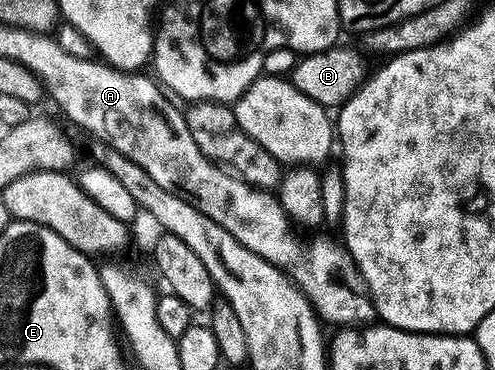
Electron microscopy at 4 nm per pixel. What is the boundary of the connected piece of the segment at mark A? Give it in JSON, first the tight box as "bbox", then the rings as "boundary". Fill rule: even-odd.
{"bbox":[28,38,375,325],"boundary":[[[53,38],[52,42],[46,43],[46,55],[30,55],[30,65],[28,69],[38,75],[38,78],[42,80],[42,84],[45,90],[54,98],[54,103],[75,123],[78,127],[83,127],[86,131],[94,131],[94,135],[107,147],[114,147],[124,157],[130,158],[132,162],[135,162],[140,168],[144,169],[144,172],[148,173],[148,176],[152,177],[153,181],[156,181],[158,185],[162,185],[164,189],[169,193],[176,194],[186,202],[190,202],[200,213],[204,213],[205,217],[210,217],[212,221],[216,221],[217,225],[223,226],[228,233],[236,237],[240,245],[246,246],[252,251],[252,253],[258,254],[265,261],[270,262],[276,266],[306,295],[307,301],[314,307],[314,311],[323,324],[338,323],[334,325],[366,325],[375,318],[374,302],[370,300],[370,294],[368,293],[368,285],[364,281],[364,277],[360,273],[360,269],[356,265],[356,261],[346,252],[345,246],[337,238],[325,239],[324,236],[318,235],[311,243],[302,243],[302,239],[298,235],[294,235],[295,228],[292,226],[292,220],[289,215],[286,214],[286,210],[283,209],[281,201],[279,201],[277,194],[273,190],[264,187],[254,187],[253,184],[241,179],[238,175],[235,175],[233,171],[217,164],[213,159],[209,159],[204,153],[200,151],[200,145],[196,145],[196,141],[192,137],[192,133],[188,133],[188,125],[186,124],[185,114],[181,110],[177,111],[176,108],[170,104],[171,96],[167,94],[165,90],[149,74],[146,73],[131,73],[128,71],[117,71],[114,67],[111,67],[109,63],[105,61],[99,61],[94,63],[93,58],[81,59],[75,55],[69,55],[64,53],[64,49],[60,49],[57,38]]]}

